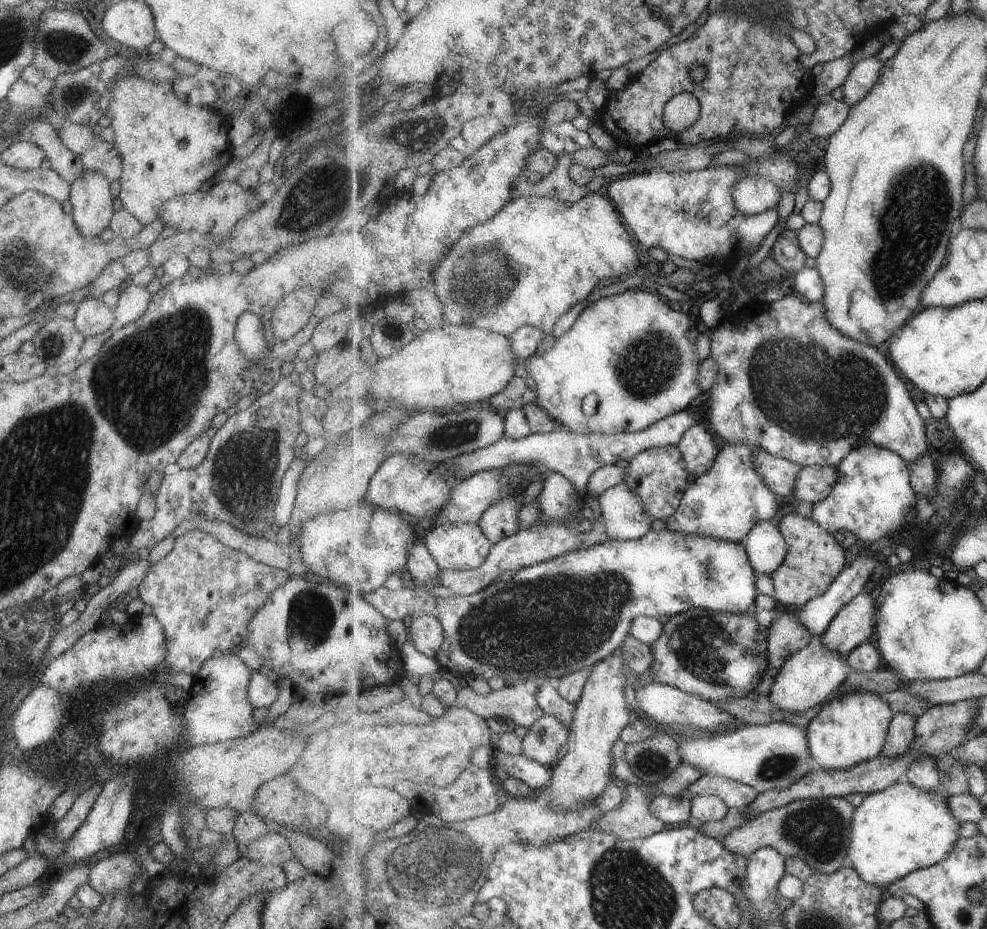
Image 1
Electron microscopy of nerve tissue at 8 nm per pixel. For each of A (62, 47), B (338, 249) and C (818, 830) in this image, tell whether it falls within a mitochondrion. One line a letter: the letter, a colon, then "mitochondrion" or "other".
A: mitochondrion
B: other
C: mitochondrion

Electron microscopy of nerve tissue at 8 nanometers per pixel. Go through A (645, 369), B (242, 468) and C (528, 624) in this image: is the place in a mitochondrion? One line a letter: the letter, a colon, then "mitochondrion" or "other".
A: mitochondrion
B: mitochondrion
C: mitochondrion

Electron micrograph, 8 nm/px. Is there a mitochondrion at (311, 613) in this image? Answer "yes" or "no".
yes

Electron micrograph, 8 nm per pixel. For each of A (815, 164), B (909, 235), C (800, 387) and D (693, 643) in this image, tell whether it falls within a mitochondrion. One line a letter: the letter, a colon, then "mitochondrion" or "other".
A: other
B: mitochondrion
C: mitochondrion
D: mitochondrion

